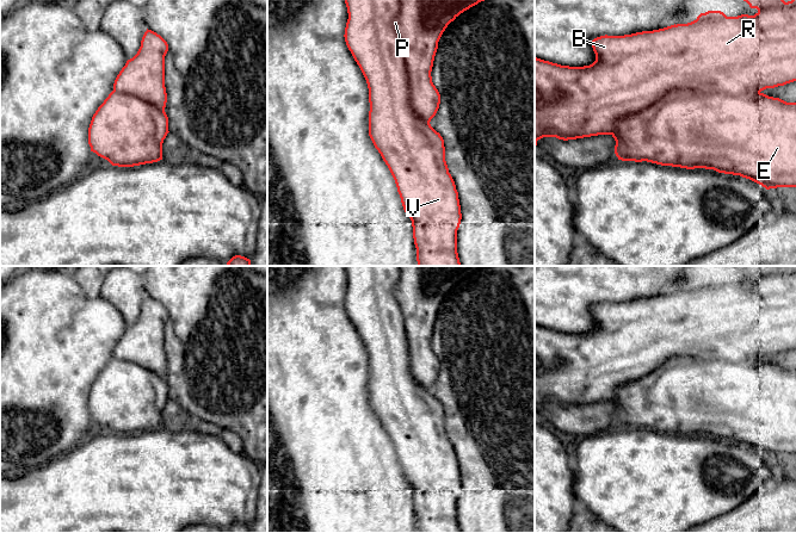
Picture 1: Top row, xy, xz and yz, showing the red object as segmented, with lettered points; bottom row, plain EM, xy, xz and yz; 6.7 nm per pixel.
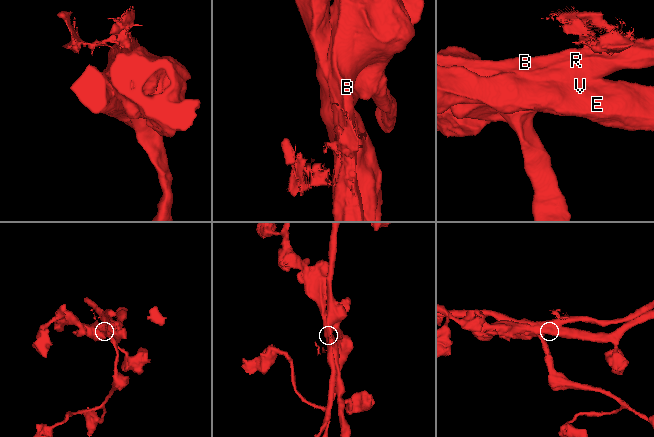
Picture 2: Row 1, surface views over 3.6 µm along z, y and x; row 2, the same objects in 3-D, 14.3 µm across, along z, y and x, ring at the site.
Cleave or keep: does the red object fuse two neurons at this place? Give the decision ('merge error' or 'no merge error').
merge error

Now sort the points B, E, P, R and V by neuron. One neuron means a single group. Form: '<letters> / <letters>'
B P R / E V

